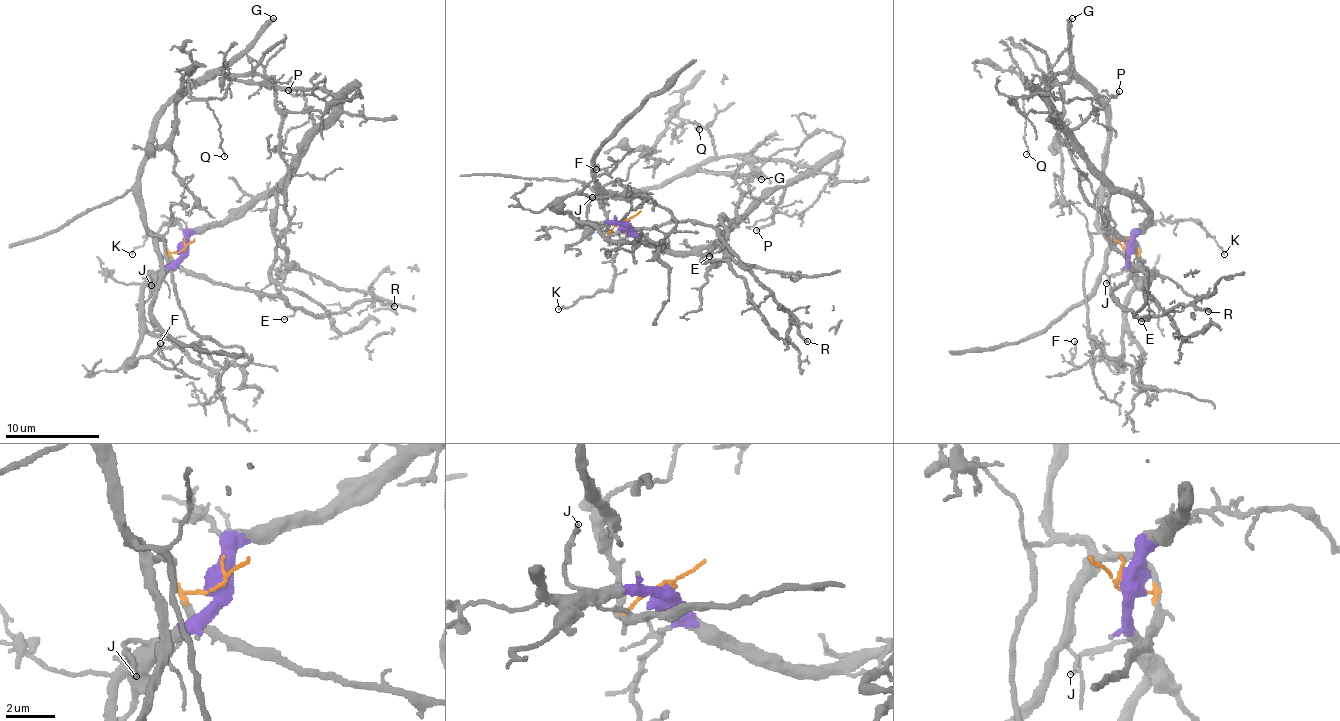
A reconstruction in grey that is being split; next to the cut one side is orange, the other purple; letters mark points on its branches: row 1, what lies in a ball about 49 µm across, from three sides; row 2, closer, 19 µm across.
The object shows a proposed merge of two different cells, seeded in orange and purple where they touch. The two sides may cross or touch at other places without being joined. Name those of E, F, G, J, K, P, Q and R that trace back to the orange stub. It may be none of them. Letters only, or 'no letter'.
E, G, Q, R

